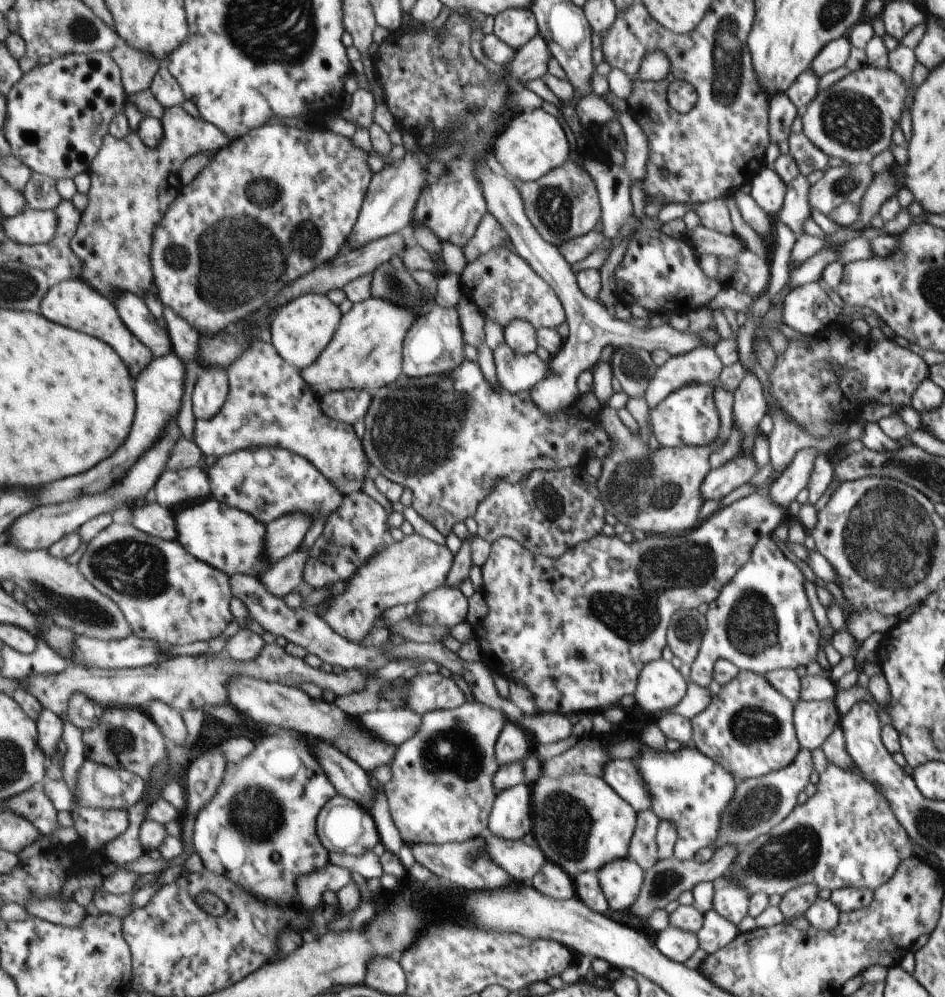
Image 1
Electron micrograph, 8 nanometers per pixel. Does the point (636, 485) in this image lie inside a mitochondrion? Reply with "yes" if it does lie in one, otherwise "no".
yes

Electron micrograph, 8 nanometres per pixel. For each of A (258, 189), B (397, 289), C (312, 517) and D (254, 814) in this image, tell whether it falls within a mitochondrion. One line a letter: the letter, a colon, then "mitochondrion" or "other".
A: mitochondrion
B: mitochondrion
C: other
D: mitochondrion

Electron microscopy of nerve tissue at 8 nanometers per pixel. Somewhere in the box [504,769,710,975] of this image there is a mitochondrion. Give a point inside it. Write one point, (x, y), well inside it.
(569, 822)

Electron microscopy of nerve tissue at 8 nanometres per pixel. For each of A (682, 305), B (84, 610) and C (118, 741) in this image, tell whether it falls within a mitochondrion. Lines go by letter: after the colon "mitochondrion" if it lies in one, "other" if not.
A: other
B: mitochondrion
C: mitochondrion

